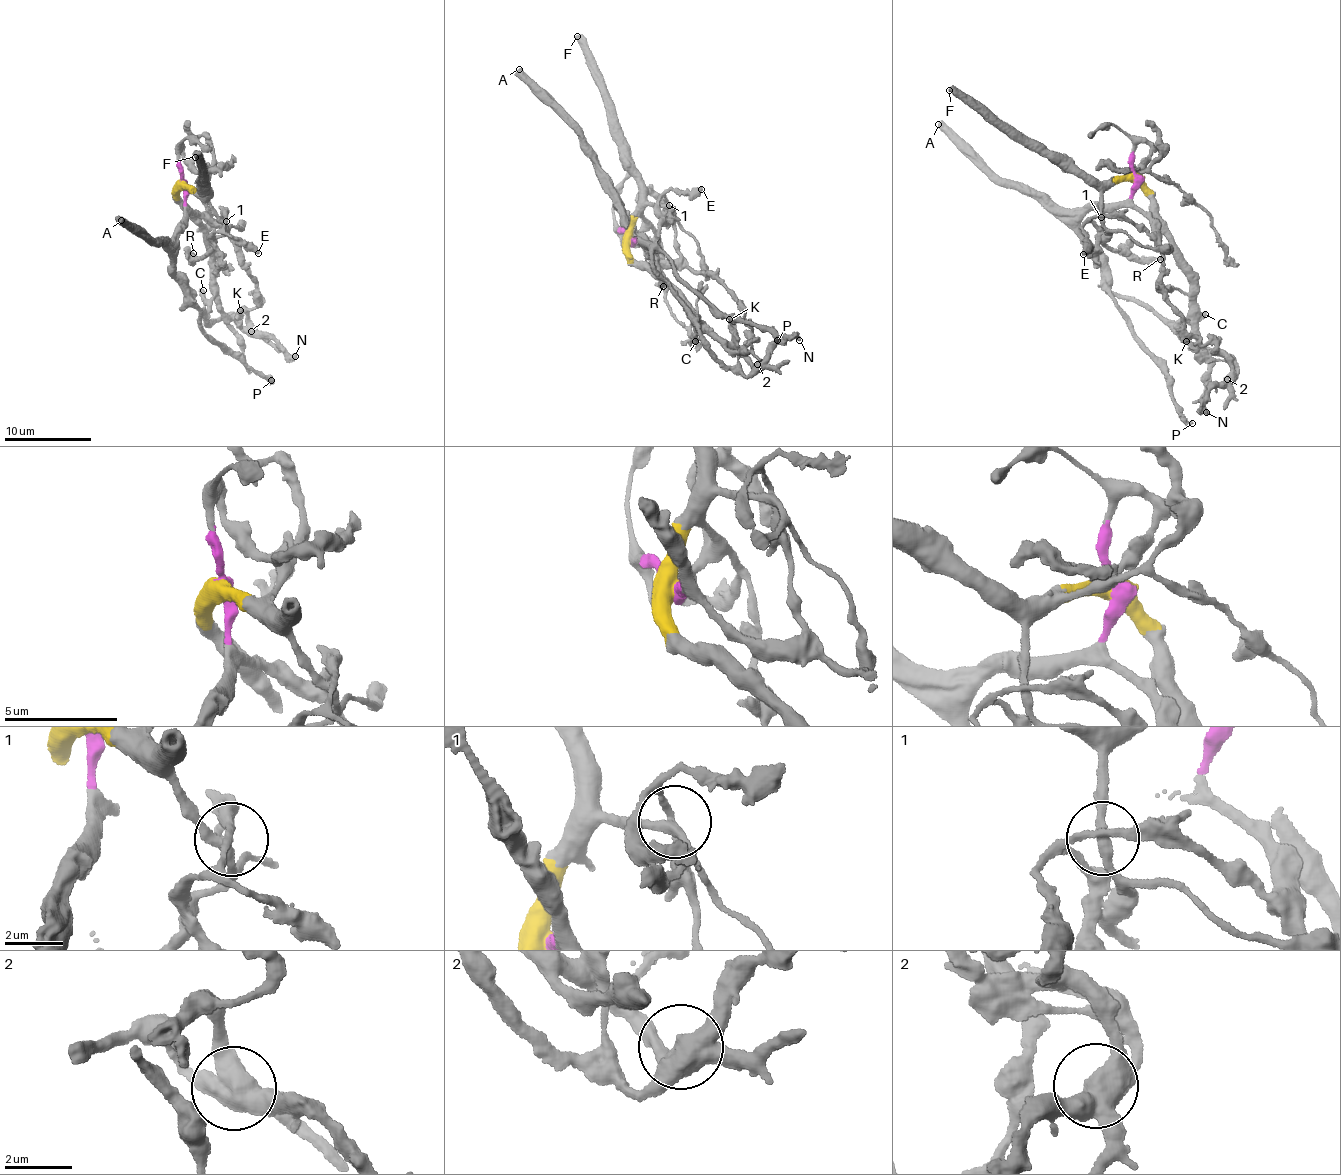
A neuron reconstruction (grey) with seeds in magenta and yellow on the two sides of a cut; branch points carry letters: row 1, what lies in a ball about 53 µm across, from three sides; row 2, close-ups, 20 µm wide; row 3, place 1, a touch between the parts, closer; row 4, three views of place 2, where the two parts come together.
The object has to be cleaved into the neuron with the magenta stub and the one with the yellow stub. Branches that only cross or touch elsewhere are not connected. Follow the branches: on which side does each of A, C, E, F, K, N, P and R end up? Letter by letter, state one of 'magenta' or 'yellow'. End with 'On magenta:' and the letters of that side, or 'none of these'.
A: magenta
C: yellow
E: magenta
F: yellow
K: magenta
N: magenta
P: magenta
R: yellow
On magenta: A, E, K, N, P

